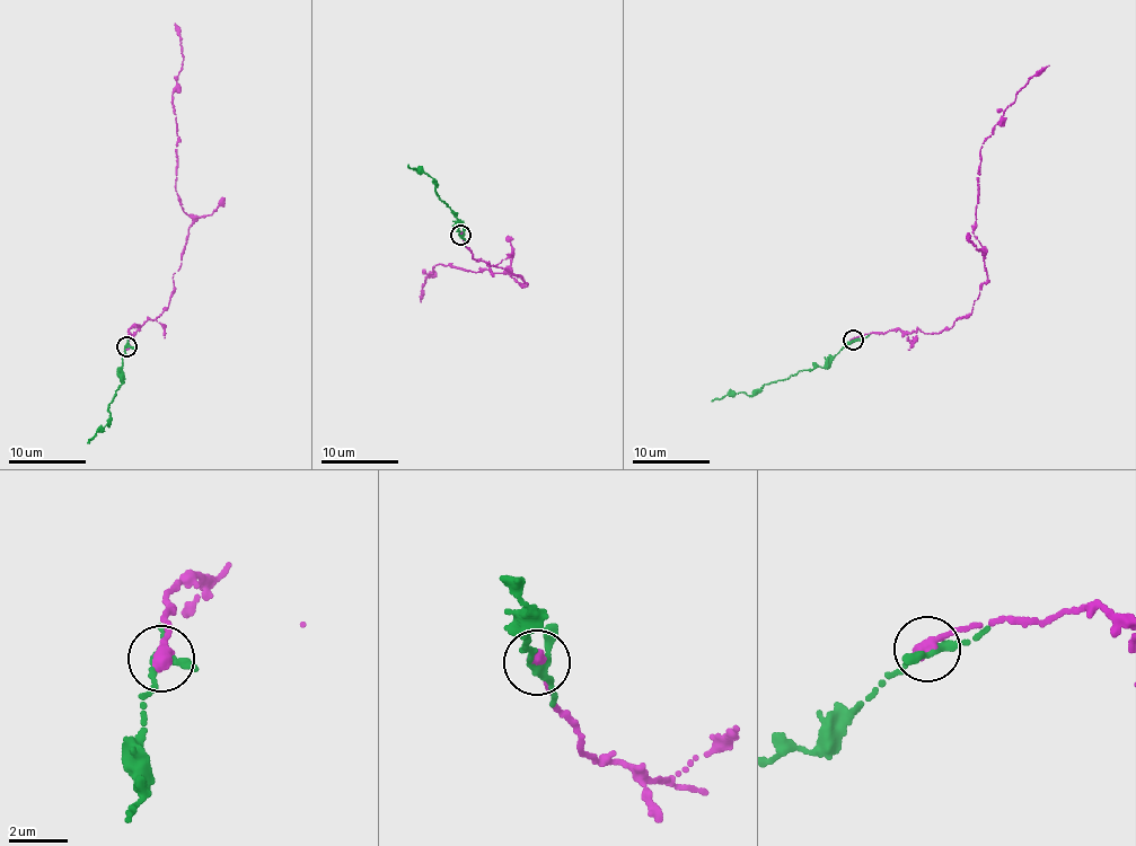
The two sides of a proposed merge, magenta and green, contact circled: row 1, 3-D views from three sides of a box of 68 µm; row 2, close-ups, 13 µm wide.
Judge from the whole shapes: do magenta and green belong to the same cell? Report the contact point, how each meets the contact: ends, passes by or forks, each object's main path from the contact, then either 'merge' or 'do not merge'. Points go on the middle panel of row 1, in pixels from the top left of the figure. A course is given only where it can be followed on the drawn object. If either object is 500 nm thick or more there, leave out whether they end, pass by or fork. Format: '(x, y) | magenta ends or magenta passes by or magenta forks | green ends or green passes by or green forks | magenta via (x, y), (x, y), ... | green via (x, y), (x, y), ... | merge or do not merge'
(460, 235) | magenta ends | green forks | magenta via (460, 234), (474, 260), (522, 276), (526, 285), (508, 273), (437, 263), (421, 289), (421, 302) | green via (460, 236), (459, 220), (439, 199), (433, 179), (425, 173), (406, 167) | merge

